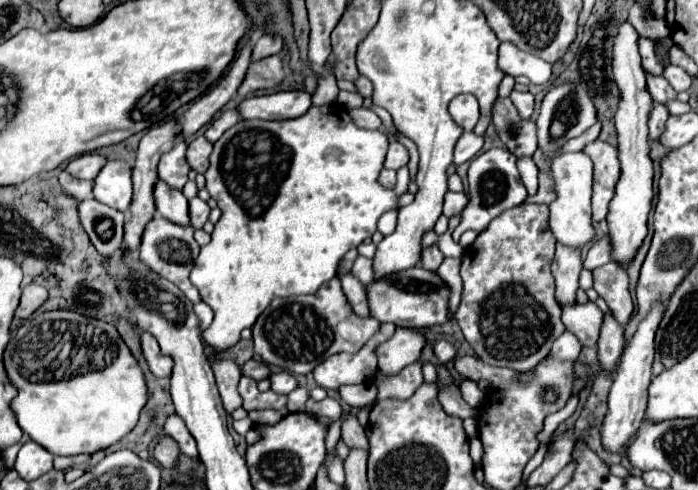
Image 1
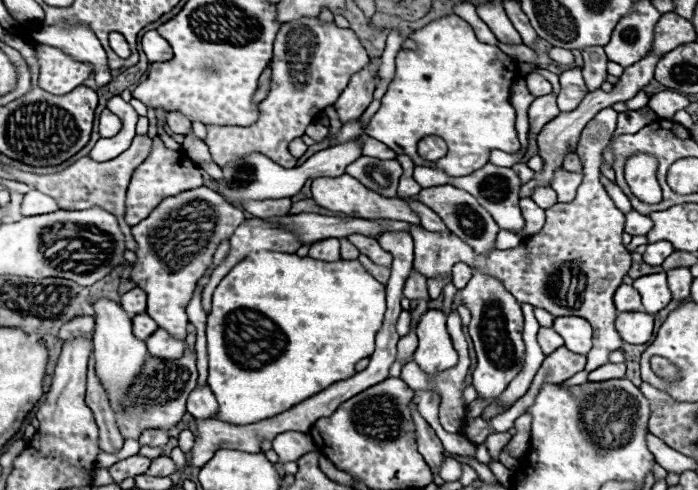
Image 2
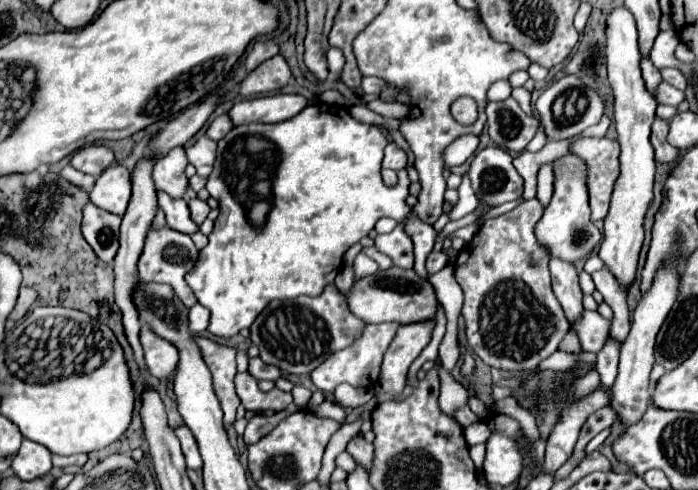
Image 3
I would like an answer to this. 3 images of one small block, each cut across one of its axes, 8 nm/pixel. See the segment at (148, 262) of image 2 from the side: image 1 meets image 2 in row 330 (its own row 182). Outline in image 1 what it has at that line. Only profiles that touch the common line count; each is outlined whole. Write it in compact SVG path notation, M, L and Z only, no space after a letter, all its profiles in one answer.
M182 140L160 158L158 178L162 178L172 188L182 188L188 182L190 168L186 162L186 148L188 148L188 144Z

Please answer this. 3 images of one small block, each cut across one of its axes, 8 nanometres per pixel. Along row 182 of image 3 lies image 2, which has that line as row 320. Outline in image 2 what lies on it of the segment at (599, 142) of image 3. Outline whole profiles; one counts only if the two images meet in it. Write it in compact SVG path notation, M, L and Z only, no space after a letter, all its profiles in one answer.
M604 108L604 110L600 110L600 114L596 114L592 118L592 122L588 122L588 126L582 130L578 150L576 150L576 154L584 160L584 182L578 188L576 200L570 202L570 204L550 206L546 210L544 228L538 234L522 240L522 244L518 248L490 250L488 254L474 254L474 250L464 240L456 238L452 232L436 234L436 232L422 230L422 228L412 228L412 238L414 238L414 244L416 244L414 270L420 270L420 274L424 274L428 278L452 276L452 266L456 262L466 262L468 266L480 270L482 274L492 274L492 276L500 278L504 282L504 288L508 292L512 292L518 302L528 302L532 306L540 306L554 316L582 316L582 318L586 318L593 328L593 347L588 352L588 364L586 364L586 368L590 372L604 366L608 362L610 352L620 350L620 346L624 344L622 338L618 336L616 328L614 328L614 320L616 320L618 312L614 308L612 296L614 296L616 288L622 284L622 278L628 274L632 258L630 258L628 248L622 244L624 214L614 206L614 202L606 194L604 186L600 184L600 156L614 136L616 118L618 118L616 110Z

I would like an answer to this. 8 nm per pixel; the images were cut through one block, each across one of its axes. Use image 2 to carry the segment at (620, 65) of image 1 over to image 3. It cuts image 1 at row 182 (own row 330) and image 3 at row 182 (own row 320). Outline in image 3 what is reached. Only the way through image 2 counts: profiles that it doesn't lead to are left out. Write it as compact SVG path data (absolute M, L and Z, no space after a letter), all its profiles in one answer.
M616 8L608 16L606 30L606 64L608 80L614 90L616 108L616 132L620 144L620 176L614 184L614 194L610 200L610 210L604 218L604 242L600 244L600 258L612 270L612 274L626 288L634 280L638 254L644 242L644 216L652 202L654 186L654 148L650 144L650 126L656 116L658 102L646 92L642 70L640 70L640 50L638 50L638 30L634 16L626 8Z

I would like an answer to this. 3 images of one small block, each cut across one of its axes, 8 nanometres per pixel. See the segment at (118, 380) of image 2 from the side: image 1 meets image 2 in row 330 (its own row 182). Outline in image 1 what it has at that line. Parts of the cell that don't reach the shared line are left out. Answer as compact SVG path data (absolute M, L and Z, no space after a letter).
M108 160L94 178L94 198L116 210L128 210L132 202L132 166L124 160Z

